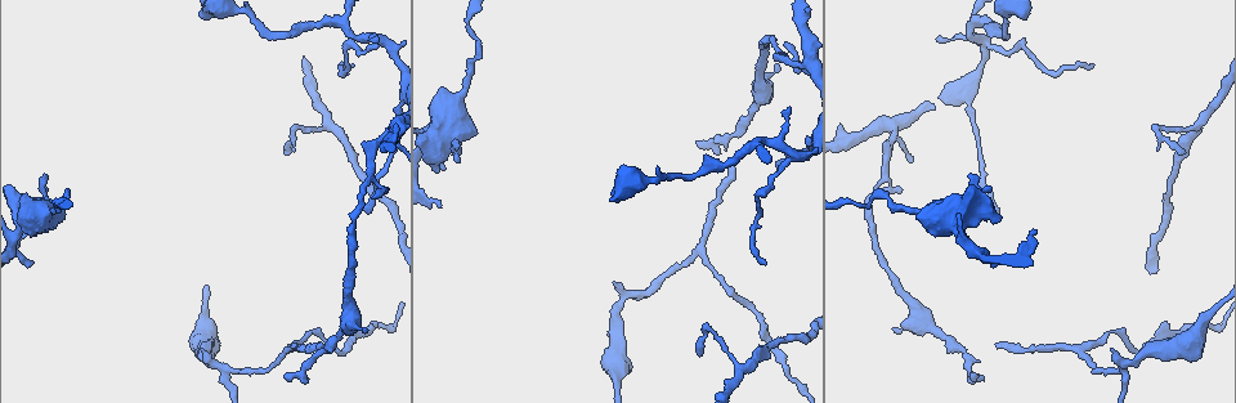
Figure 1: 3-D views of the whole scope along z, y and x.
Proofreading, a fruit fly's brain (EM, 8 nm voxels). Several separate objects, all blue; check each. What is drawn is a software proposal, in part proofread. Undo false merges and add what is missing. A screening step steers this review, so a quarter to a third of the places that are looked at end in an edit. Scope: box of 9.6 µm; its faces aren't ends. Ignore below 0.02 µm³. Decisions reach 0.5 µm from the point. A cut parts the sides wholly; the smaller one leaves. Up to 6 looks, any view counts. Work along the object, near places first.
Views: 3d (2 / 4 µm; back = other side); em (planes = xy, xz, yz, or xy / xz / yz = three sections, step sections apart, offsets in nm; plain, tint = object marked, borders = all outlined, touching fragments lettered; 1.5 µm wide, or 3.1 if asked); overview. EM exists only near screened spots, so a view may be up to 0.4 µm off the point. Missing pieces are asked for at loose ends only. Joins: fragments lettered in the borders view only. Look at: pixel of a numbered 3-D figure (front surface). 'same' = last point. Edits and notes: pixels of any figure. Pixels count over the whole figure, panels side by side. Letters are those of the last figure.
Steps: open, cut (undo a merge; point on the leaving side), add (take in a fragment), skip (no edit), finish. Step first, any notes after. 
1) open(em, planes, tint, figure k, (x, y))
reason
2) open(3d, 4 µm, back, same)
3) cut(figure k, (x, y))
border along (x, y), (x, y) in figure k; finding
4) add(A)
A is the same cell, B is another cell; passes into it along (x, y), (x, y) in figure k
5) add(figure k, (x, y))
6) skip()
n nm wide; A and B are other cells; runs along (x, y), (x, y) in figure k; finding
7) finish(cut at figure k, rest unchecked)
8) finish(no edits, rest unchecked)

open(3d, 2 µm, figure 1, (752, 147))
a fork

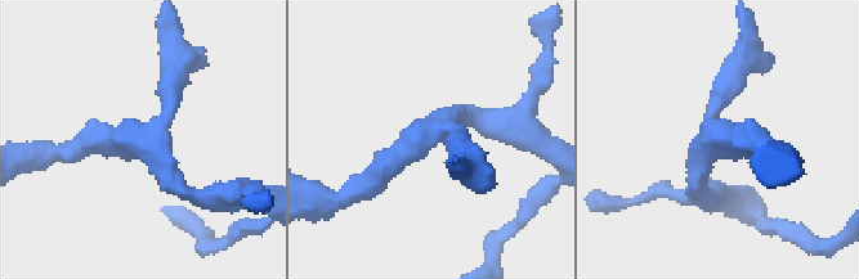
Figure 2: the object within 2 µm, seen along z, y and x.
open(em, yz, step 4, borders, figure 2, (151, 144))
3 arms; arms of 180, 200, 220 nm

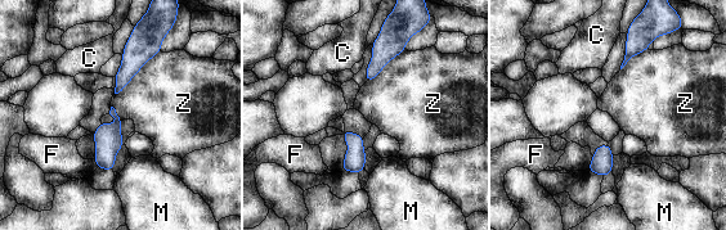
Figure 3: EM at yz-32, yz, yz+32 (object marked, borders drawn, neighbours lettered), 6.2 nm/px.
skip()
C, F, M and Z are other cells; border along (160, 50), (115, 94) in figure 3; one neuron here

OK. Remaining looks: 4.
open(em, xy, step 8, borders, figure 1, (454, 140))
an open end

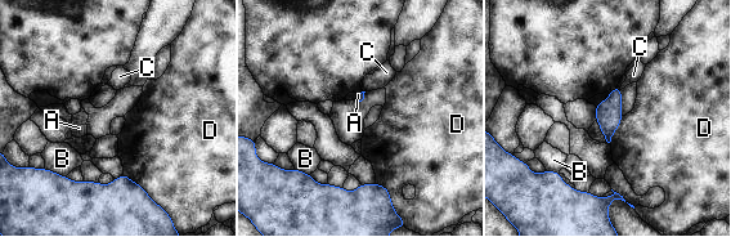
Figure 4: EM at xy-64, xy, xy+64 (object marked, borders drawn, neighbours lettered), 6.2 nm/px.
open(em, planes, borders, same)
another direction

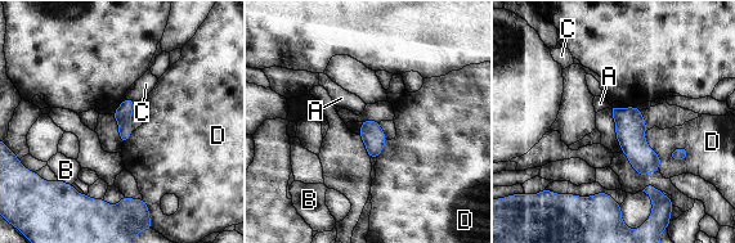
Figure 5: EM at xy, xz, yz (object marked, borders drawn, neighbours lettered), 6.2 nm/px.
skip()
110 nm wide; A, B, C and D are other cells; border along (689, 151), (676, 148), (667, 157) in figure 5; no lettered fragment goes on from it

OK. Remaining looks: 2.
open(em, planes, tint, figure 1, (446, 169))
branch stops here

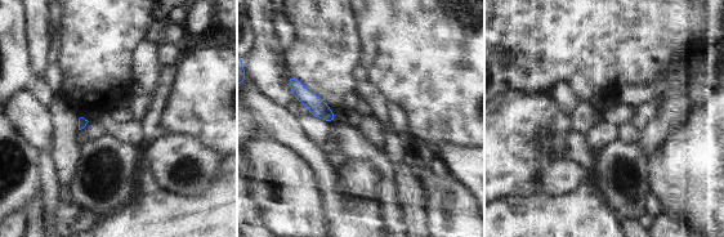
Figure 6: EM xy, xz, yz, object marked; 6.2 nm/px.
open(em, planes, borders, same)

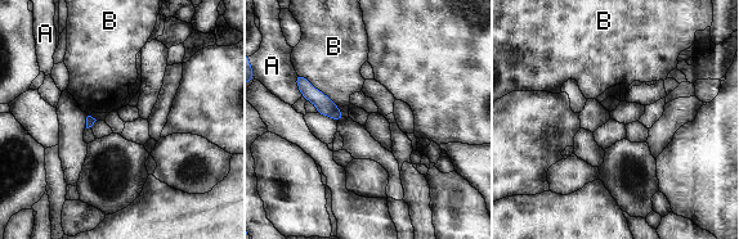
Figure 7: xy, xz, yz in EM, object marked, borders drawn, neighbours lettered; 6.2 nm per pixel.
skip()
A and B are other cells; none of them fits

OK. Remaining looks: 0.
finish(no edits, rest unchecked)

